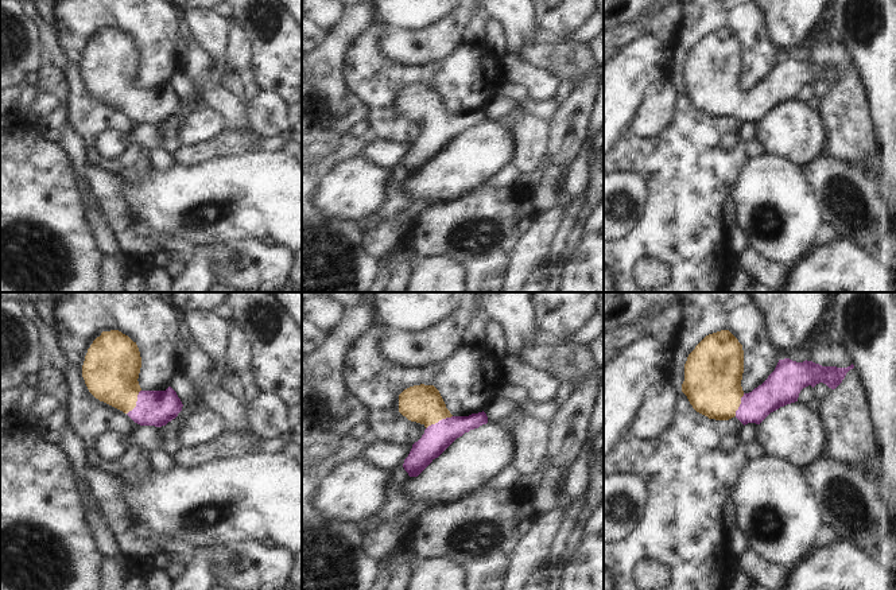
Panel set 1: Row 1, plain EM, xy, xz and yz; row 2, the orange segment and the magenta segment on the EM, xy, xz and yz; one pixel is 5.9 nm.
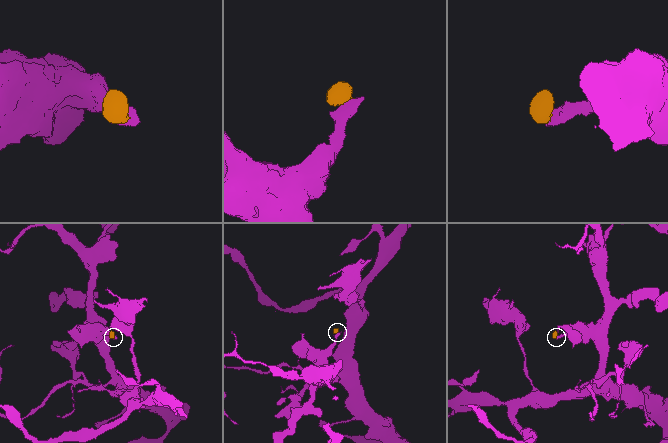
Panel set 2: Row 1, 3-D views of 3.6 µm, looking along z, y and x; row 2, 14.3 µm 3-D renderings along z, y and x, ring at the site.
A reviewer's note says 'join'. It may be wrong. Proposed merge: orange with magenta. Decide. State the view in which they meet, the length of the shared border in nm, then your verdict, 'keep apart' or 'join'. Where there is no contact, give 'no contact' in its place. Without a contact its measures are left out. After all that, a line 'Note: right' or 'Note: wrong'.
xz | 180 nm | join
Note: right

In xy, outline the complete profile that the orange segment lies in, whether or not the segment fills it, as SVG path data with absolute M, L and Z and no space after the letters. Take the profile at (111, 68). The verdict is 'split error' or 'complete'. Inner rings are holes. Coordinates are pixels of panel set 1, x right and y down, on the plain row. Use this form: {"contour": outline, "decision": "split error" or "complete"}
{"contour": "M119 28L102 30L82 63L89 90L140 124L162 125L182 109L182 100L168 85L166 89L143 89L139 84L141 55L136 40Z", "decision": "split error"}

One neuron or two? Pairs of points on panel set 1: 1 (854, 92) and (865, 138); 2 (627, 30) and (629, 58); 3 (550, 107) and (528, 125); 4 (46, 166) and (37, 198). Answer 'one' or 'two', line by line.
1: one
2: two
3: two
4: one

